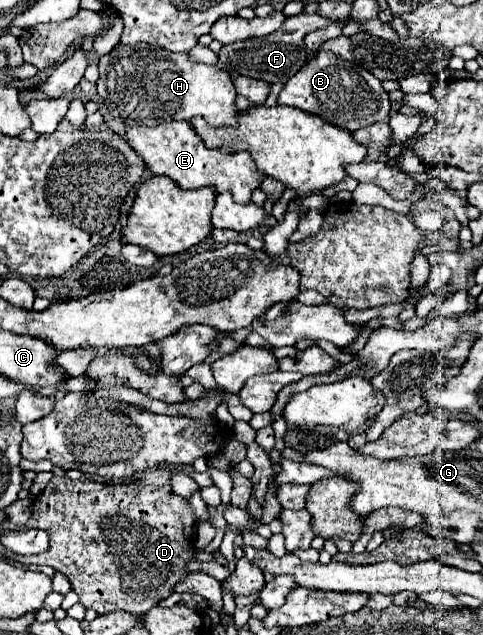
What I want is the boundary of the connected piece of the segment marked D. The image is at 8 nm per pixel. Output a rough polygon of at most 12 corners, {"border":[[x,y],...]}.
{"border":[[171,473],[53,477],[31,565],[99,615],[145,615],[195,555]]}

